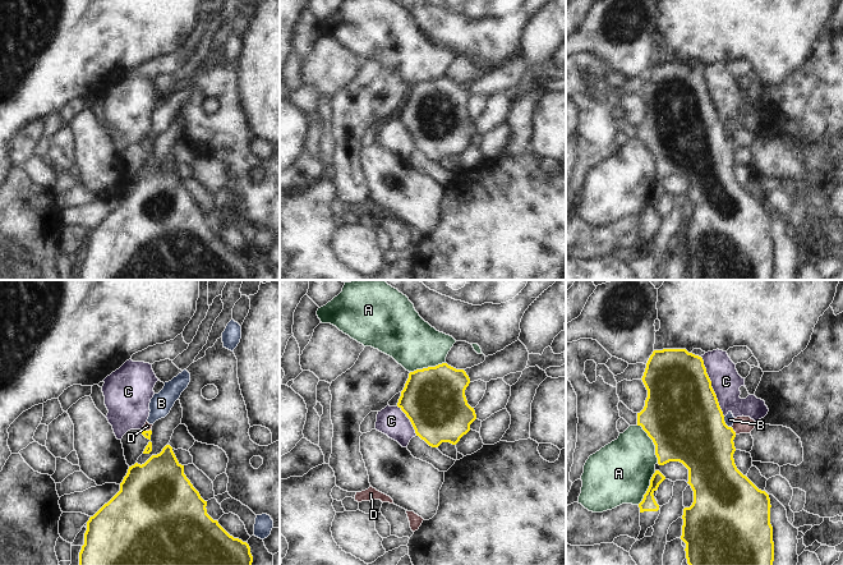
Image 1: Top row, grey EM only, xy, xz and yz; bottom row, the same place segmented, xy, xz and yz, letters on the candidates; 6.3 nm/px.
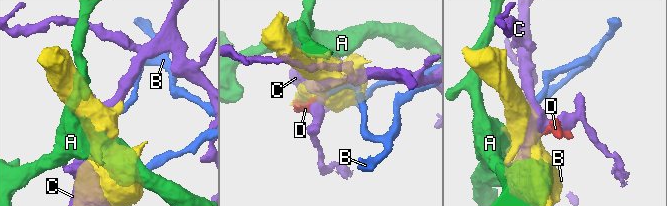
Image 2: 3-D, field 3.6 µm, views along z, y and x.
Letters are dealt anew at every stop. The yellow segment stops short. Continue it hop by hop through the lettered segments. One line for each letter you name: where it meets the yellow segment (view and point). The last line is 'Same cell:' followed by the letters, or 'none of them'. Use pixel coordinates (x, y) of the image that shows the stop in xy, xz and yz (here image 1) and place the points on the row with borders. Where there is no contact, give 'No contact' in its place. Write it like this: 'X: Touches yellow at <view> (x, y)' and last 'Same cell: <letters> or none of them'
D: Touches yellow at yz (733, 431)
Same cell: D

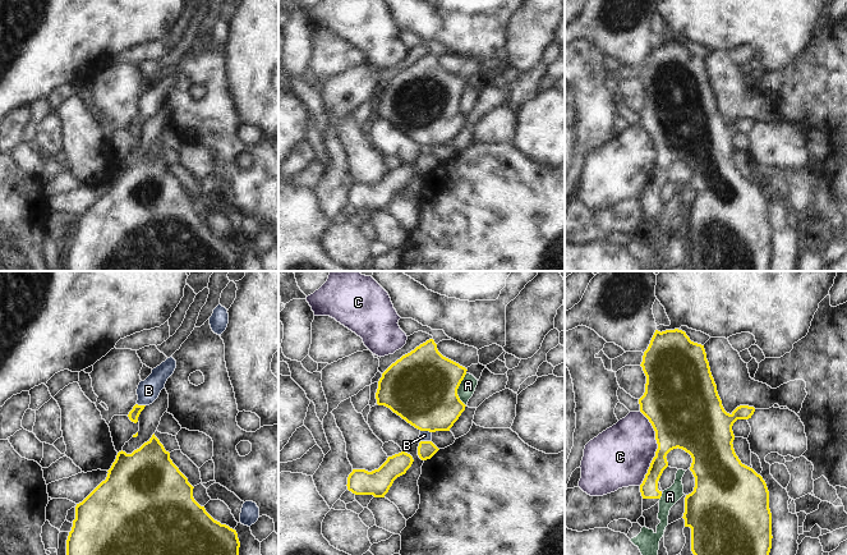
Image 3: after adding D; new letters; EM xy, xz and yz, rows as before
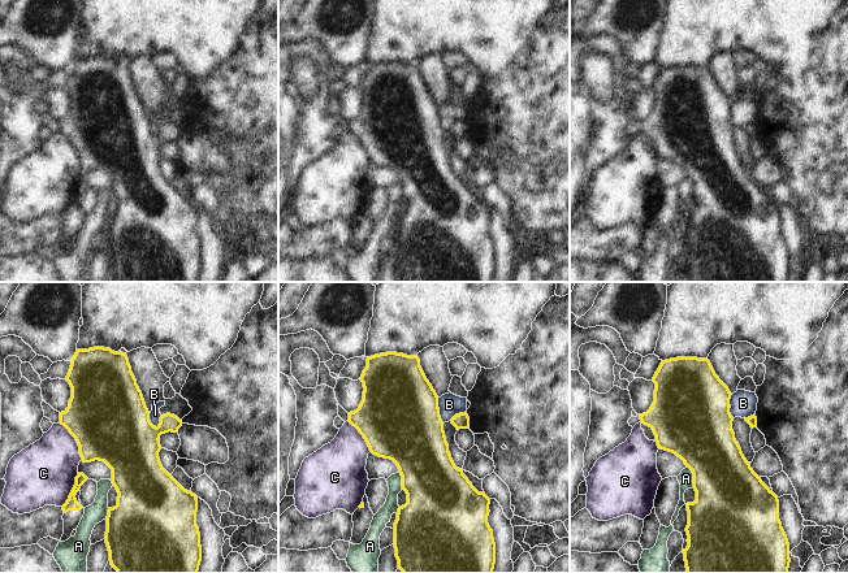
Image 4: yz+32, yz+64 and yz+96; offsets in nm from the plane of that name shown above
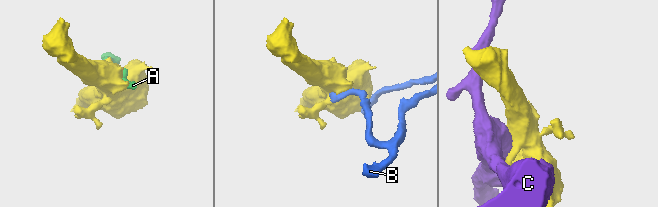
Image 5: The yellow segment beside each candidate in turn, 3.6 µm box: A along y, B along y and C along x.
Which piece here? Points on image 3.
Same cell: none of them

